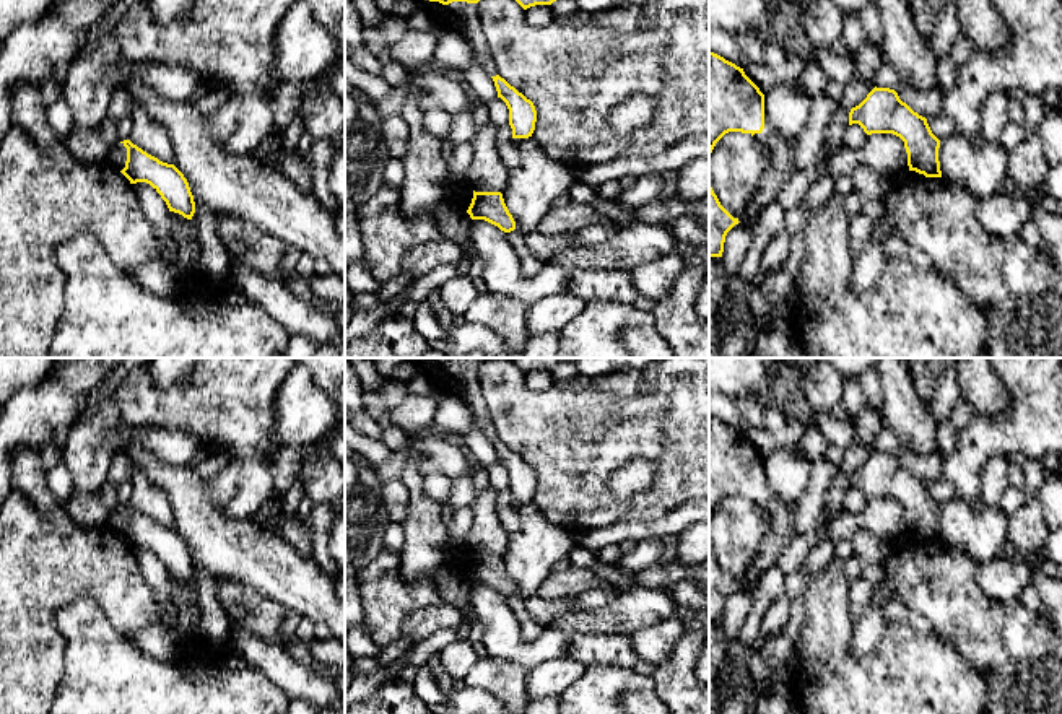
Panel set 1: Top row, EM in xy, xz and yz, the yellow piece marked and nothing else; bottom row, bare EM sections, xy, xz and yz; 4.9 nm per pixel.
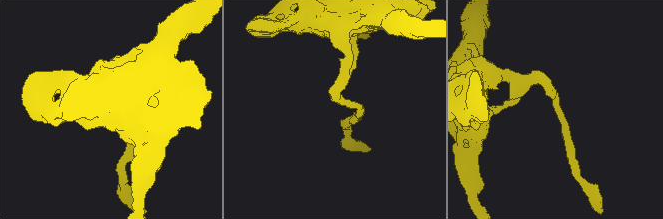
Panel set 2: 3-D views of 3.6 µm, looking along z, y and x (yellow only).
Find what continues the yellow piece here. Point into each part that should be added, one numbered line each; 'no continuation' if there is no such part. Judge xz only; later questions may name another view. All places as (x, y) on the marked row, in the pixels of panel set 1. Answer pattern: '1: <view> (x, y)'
1: xz (462, 17)

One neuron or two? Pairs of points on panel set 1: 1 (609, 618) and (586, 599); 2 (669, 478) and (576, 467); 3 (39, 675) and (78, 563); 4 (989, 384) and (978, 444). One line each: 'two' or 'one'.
1: two
2: one
3: one
4: two

